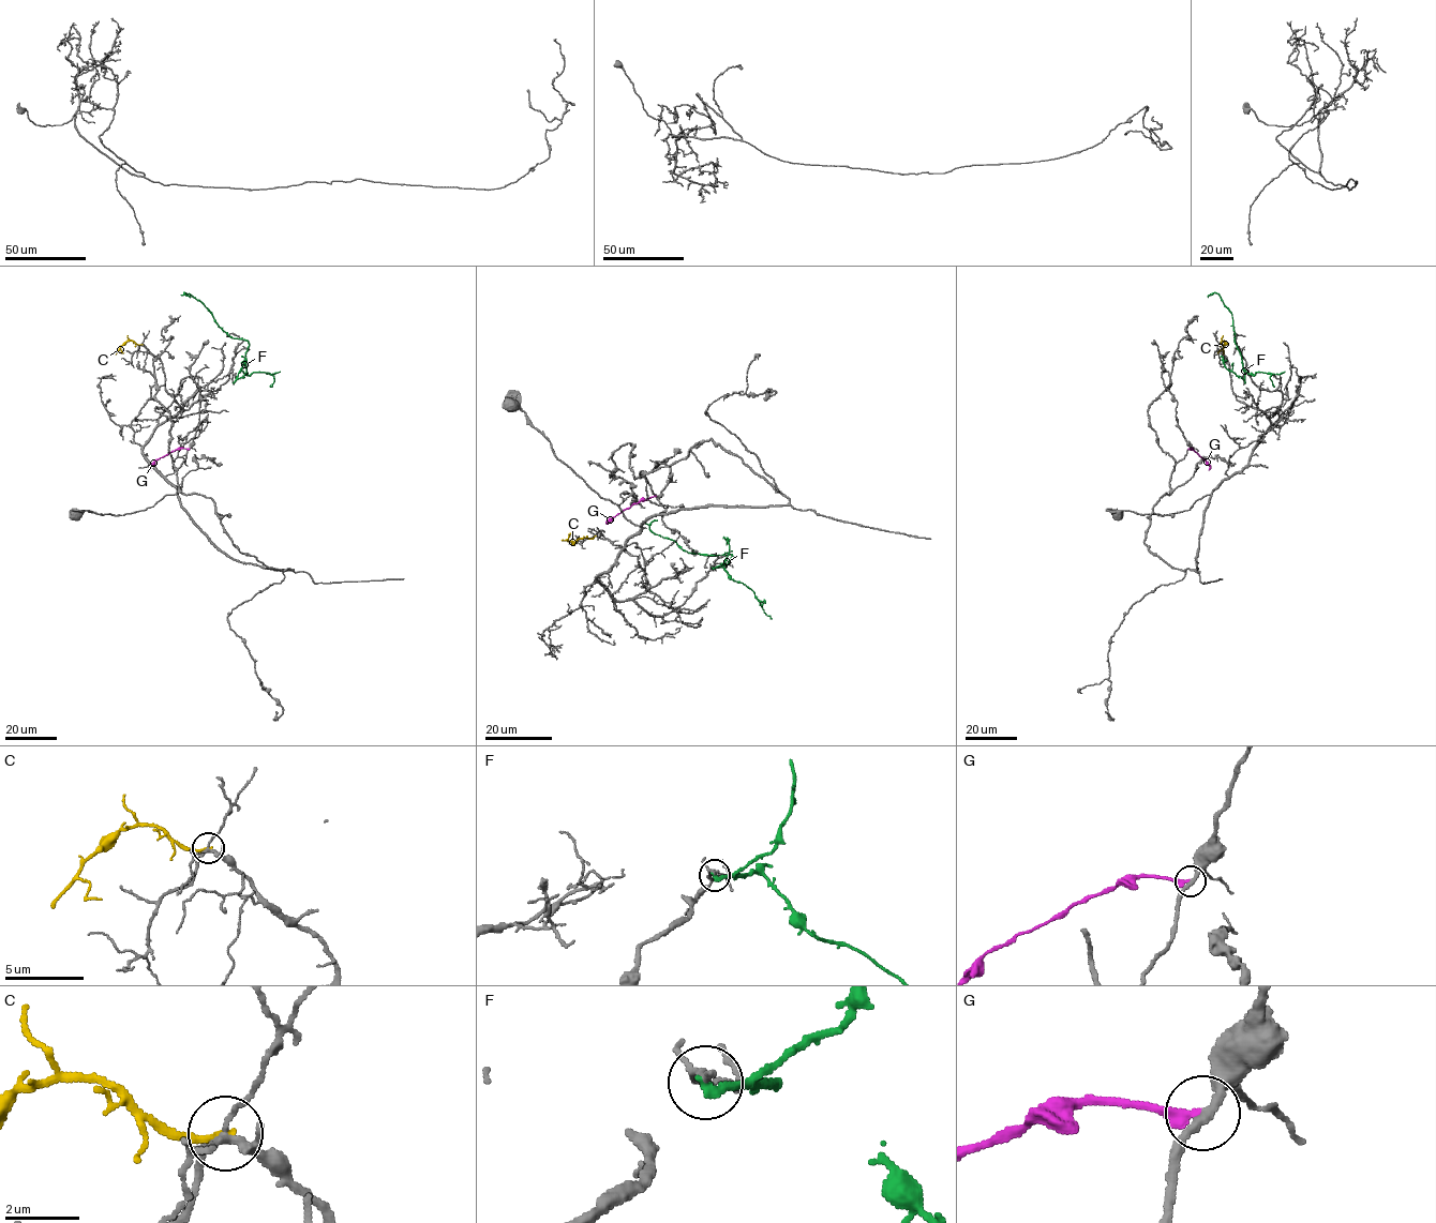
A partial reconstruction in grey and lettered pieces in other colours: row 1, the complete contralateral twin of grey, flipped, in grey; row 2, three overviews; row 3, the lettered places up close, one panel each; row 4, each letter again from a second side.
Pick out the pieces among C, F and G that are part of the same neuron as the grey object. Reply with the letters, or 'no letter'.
no letter

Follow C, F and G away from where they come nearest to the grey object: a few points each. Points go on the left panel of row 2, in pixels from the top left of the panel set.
C: (141, 344), (129, 341), (120, 348), (123, 352)
F: (233, 382), (249, 344), (230, 337), (202, 303), (190, 297)
G: (189, 449), (171, 451), (154, 462), (150, 469)

